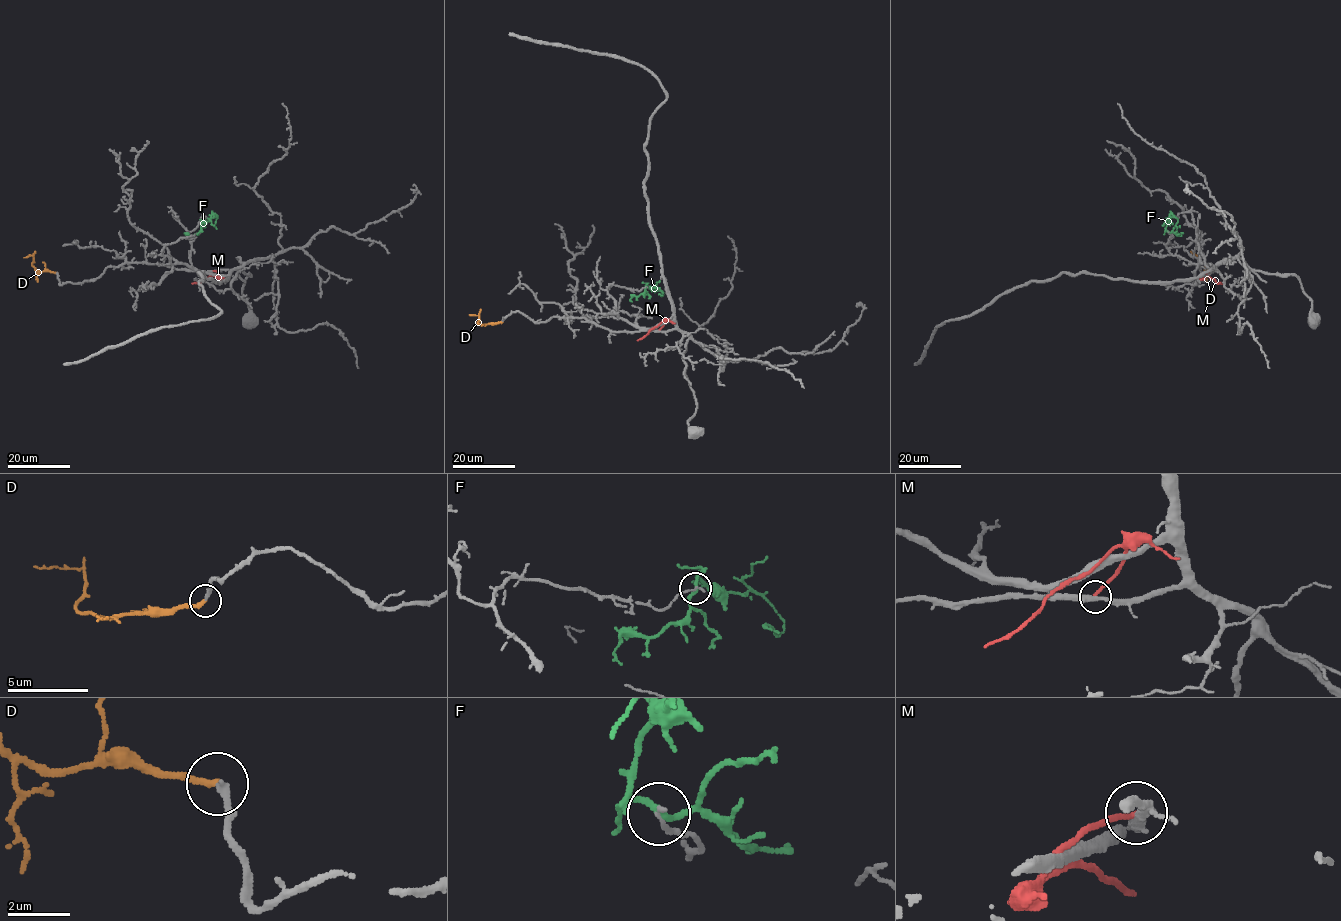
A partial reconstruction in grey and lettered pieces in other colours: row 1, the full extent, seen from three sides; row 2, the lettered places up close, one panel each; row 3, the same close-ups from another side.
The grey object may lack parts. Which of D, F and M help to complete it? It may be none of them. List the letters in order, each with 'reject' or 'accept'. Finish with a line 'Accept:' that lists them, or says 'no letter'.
D: accept
F: reject
M: reject
Accept: D

